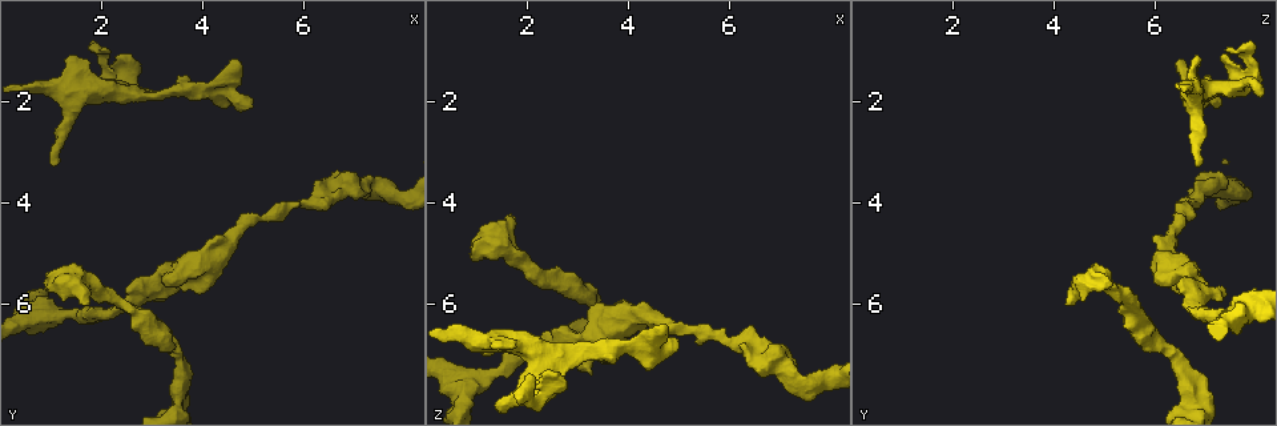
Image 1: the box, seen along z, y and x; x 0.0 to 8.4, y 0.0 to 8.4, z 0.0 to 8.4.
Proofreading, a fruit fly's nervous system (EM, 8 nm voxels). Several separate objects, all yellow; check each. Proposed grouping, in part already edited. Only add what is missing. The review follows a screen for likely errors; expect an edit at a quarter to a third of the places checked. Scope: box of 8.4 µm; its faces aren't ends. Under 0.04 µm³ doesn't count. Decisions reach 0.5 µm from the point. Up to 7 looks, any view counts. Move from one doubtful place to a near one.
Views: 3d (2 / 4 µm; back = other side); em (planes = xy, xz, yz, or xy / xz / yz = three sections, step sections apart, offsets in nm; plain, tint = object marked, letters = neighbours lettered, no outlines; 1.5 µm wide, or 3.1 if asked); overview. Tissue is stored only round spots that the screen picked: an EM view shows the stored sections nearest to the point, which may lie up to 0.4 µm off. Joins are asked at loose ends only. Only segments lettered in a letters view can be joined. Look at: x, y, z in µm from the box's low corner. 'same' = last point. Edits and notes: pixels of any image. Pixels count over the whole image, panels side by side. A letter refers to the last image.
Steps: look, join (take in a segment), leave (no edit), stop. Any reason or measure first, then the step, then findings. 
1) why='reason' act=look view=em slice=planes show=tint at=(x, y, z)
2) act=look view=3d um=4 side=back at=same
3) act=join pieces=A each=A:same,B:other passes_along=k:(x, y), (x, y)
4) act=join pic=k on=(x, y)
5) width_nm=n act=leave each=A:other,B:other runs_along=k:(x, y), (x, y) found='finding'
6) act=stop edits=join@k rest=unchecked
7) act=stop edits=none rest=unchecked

why='an open end' act=look view=3d um=4 side=back at=(0.85, 5.70, 4.90)

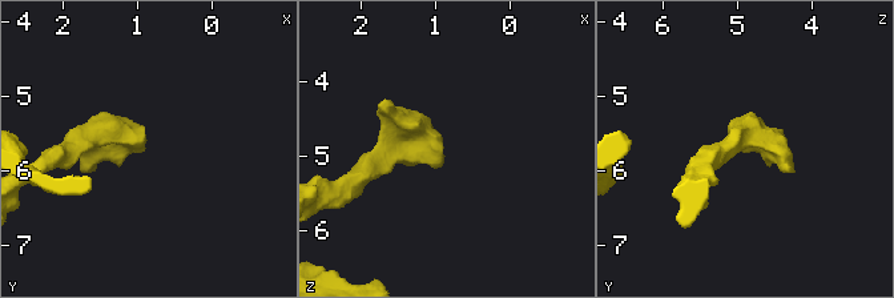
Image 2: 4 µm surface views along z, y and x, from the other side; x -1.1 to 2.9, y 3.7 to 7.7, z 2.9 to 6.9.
act=look view=em slice=planes show=tint at=(0.85, 5.70, 4.85)

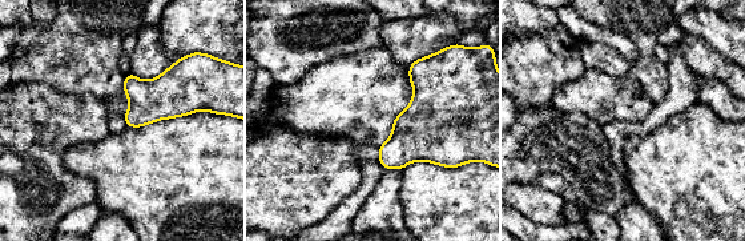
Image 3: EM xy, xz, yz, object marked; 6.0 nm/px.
why='see the neighbours' act=look view=em slice=planes show=letters at=same

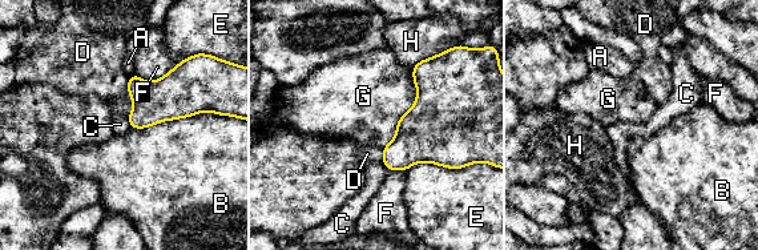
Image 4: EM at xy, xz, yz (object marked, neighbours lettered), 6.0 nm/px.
longest_contact=G:500nm act=leave each=A:other,B:other,C:other,D:other,E:other,F:other,G:other,H:other border=4:(126, 117), (130, 126) found='none of them fits'

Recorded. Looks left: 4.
why='thick end' act=look view=em slice=xy step=8 show=letters at=(1.40, 1.20, 6.95)

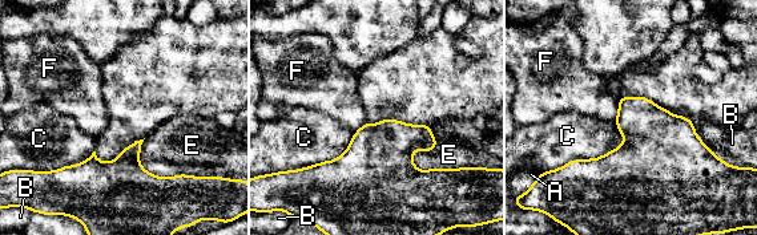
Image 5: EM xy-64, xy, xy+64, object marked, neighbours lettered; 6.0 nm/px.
why='cut it another way' act=look view=em slice=planes show=letters at=same

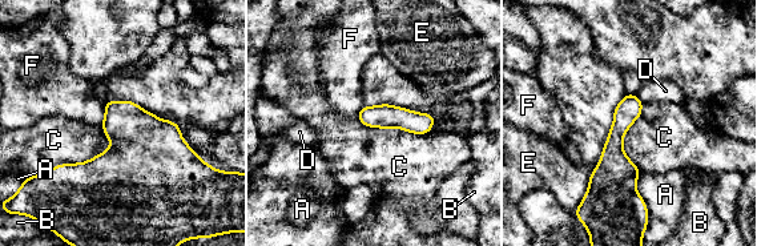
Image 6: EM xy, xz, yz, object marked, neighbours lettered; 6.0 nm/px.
act=leave each=A:other,B:other,C:other,D:other,E:other,F:other found='none of them fits'

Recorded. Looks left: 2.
act=stop edits=none rest=unchecked

